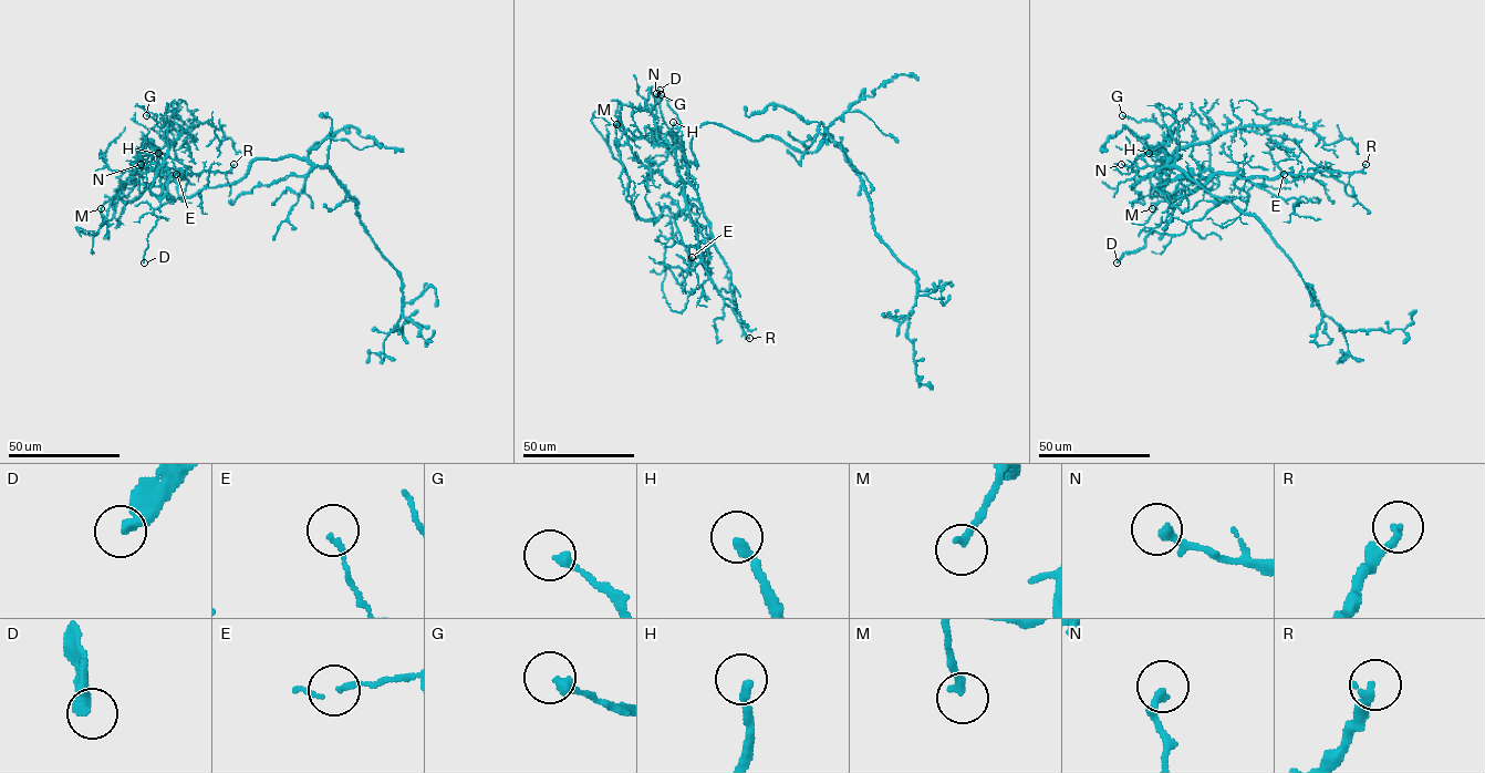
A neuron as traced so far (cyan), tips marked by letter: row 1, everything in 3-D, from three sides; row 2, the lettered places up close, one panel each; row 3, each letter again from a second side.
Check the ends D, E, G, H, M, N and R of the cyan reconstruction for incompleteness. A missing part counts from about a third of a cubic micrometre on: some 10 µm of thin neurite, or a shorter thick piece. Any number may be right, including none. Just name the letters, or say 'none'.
D, H

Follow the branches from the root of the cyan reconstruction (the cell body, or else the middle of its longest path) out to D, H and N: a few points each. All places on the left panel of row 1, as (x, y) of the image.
D: (242, 177), (186, 197), (178, 194), (177, 171), (161, 199), (144, 263)
H: (242, 177), (186, 197), (178, 194), (177, 171), (158, 198), (151, 191), (162, 165), (158, 153)
N: (242, 177), (186, 197), (178, 194), (177, 171), (158, 198), (151, 191), (158, 165), (137, 167), (141, 164)

